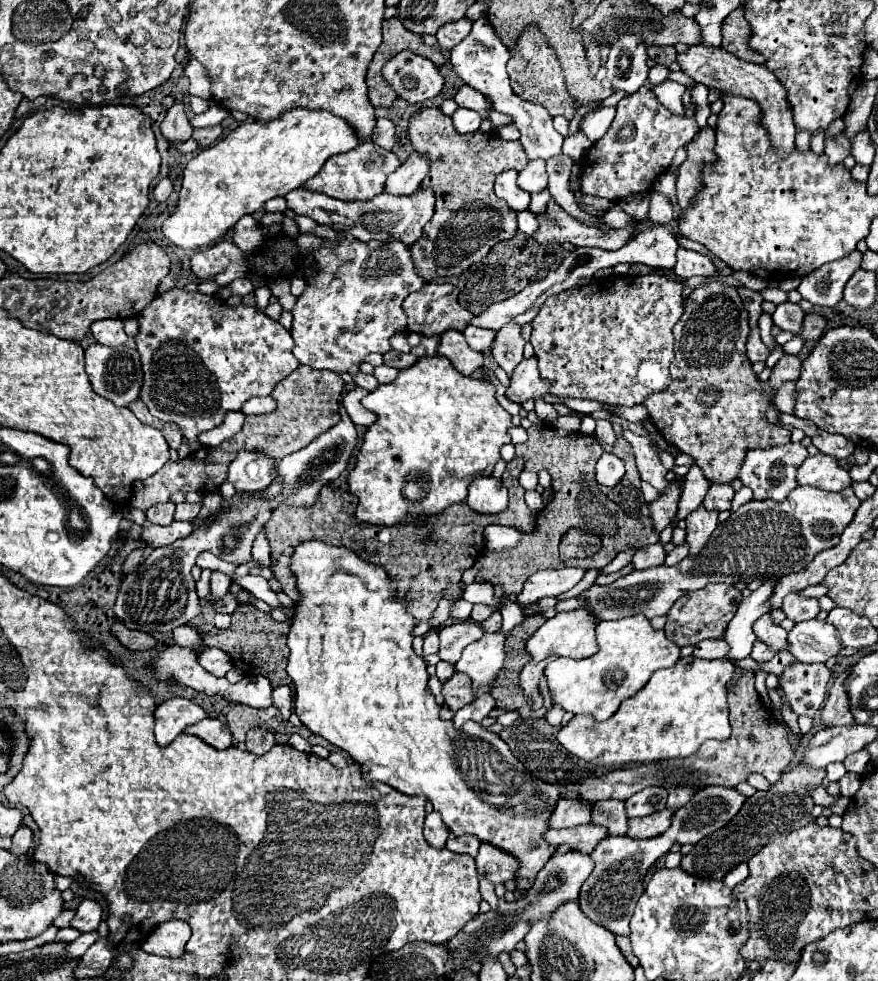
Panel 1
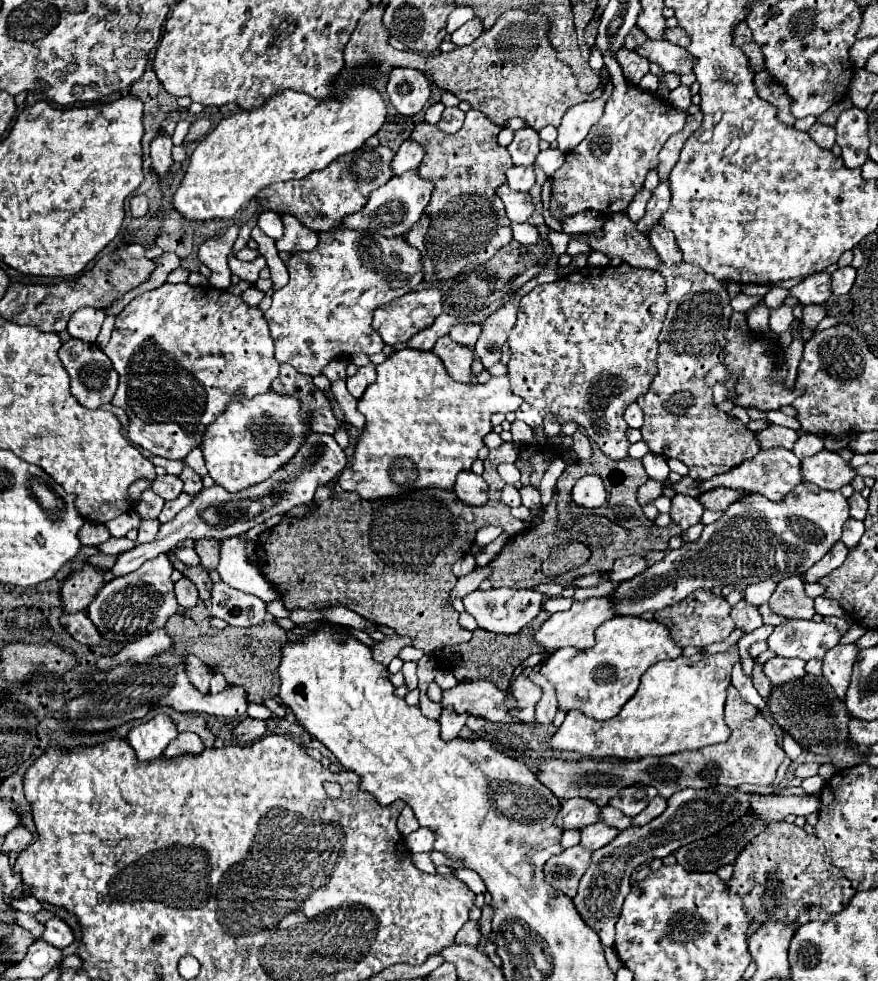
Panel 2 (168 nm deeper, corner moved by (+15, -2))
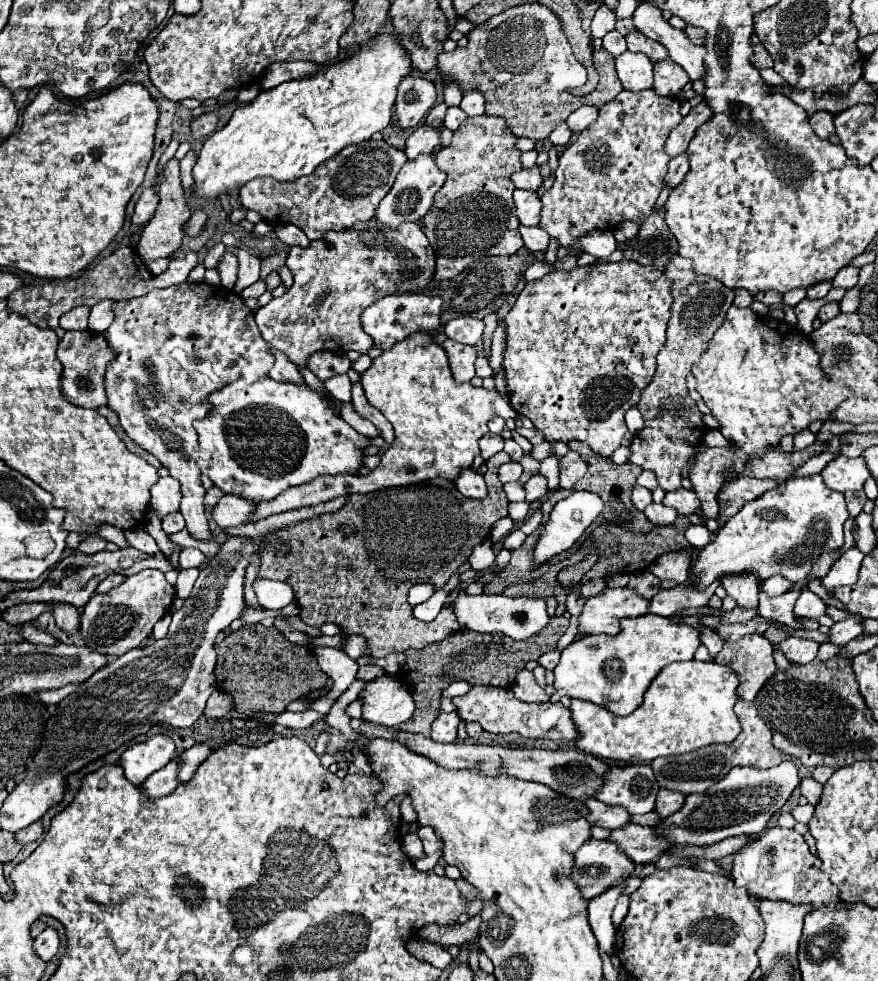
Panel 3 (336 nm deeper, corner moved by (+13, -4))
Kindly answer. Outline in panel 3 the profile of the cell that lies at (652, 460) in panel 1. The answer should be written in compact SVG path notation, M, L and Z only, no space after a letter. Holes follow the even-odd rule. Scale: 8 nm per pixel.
M618 261L618 263L594 263L588 267L576 267L572 271L552 271L544 275L538 281L526 283L522 293L518 295L514 307L506 315L508 323L508 337L506 337L506 353L504 353L504 373L506 373L506 389L510 395L512 407L530 417L536 429L540 429L546 437L546 441L584 441L588 443L598 455L602 457L612 457L612 453L620 447L622 437L628 433L628 427L624 423L624 413L634 407L640 401L642 389L654 379L656 371L656 355L664 347L666 341L666 323L670 319L670 305L672 305L672 295L670 295L670 281L666 275L654 267L646 267L634 261Z

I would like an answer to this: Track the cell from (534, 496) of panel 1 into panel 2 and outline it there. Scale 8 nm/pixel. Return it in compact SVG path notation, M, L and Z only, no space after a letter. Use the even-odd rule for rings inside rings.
M506 485L502 489L502 501L508 505L508 507L518 507L520 505L520 493L514 485Z

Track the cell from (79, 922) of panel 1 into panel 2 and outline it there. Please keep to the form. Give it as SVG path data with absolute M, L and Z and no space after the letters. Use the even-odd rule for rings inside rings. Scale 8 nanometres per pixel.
M52 917L46 925L44 925L44 933L42 933L42 939L46 943L50 943L52 947L58 947L58 949L64 949L68 947L70 943L74 943L74 933L72 929L58 917Z

